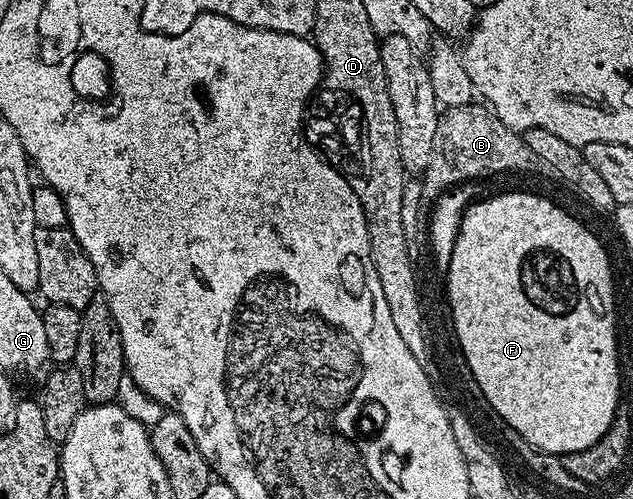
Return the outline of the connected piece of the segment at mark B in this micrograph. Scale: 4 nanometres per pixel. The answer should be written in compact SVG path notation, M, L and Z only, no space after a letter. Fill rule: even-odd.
M484 106L481 112L470 111L450 107L441 111L438 130L434 134L434 150L422 174L425 201L433 202L467 180L503 172L527 173L533 167L532 151L521 133L507 128L491 107Z

